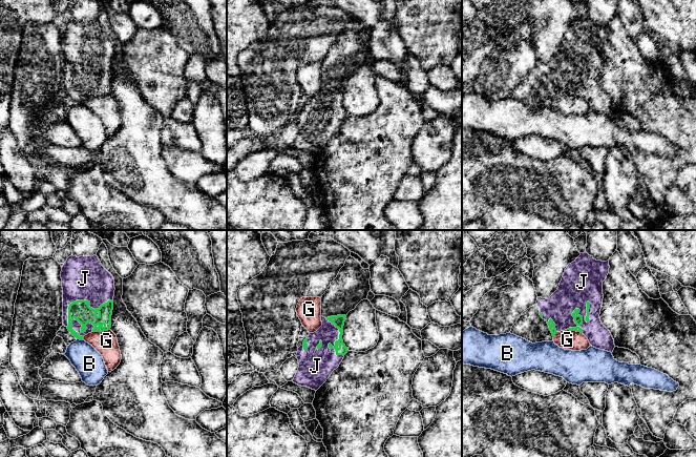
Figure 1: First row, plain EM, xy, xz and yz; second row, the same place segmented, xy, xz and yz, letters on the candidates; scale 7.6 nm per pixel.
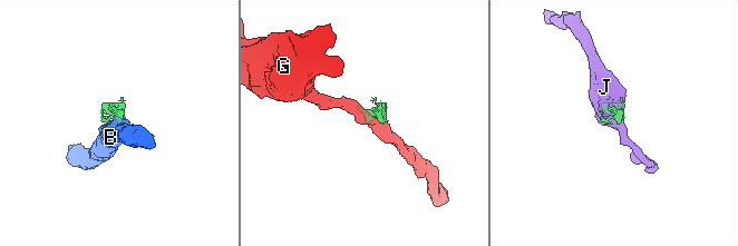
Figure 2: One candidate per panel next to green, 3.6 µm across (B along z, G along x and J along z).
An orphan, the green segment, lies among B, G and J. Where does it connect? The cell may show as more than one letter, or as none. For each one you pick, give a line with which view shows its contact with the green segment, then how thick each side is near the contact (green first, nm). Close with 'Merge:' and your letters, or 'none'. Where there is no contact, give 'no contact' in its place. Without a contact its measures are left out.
J: contact in xy; calibres 160 and 340 nm
Merge: J

